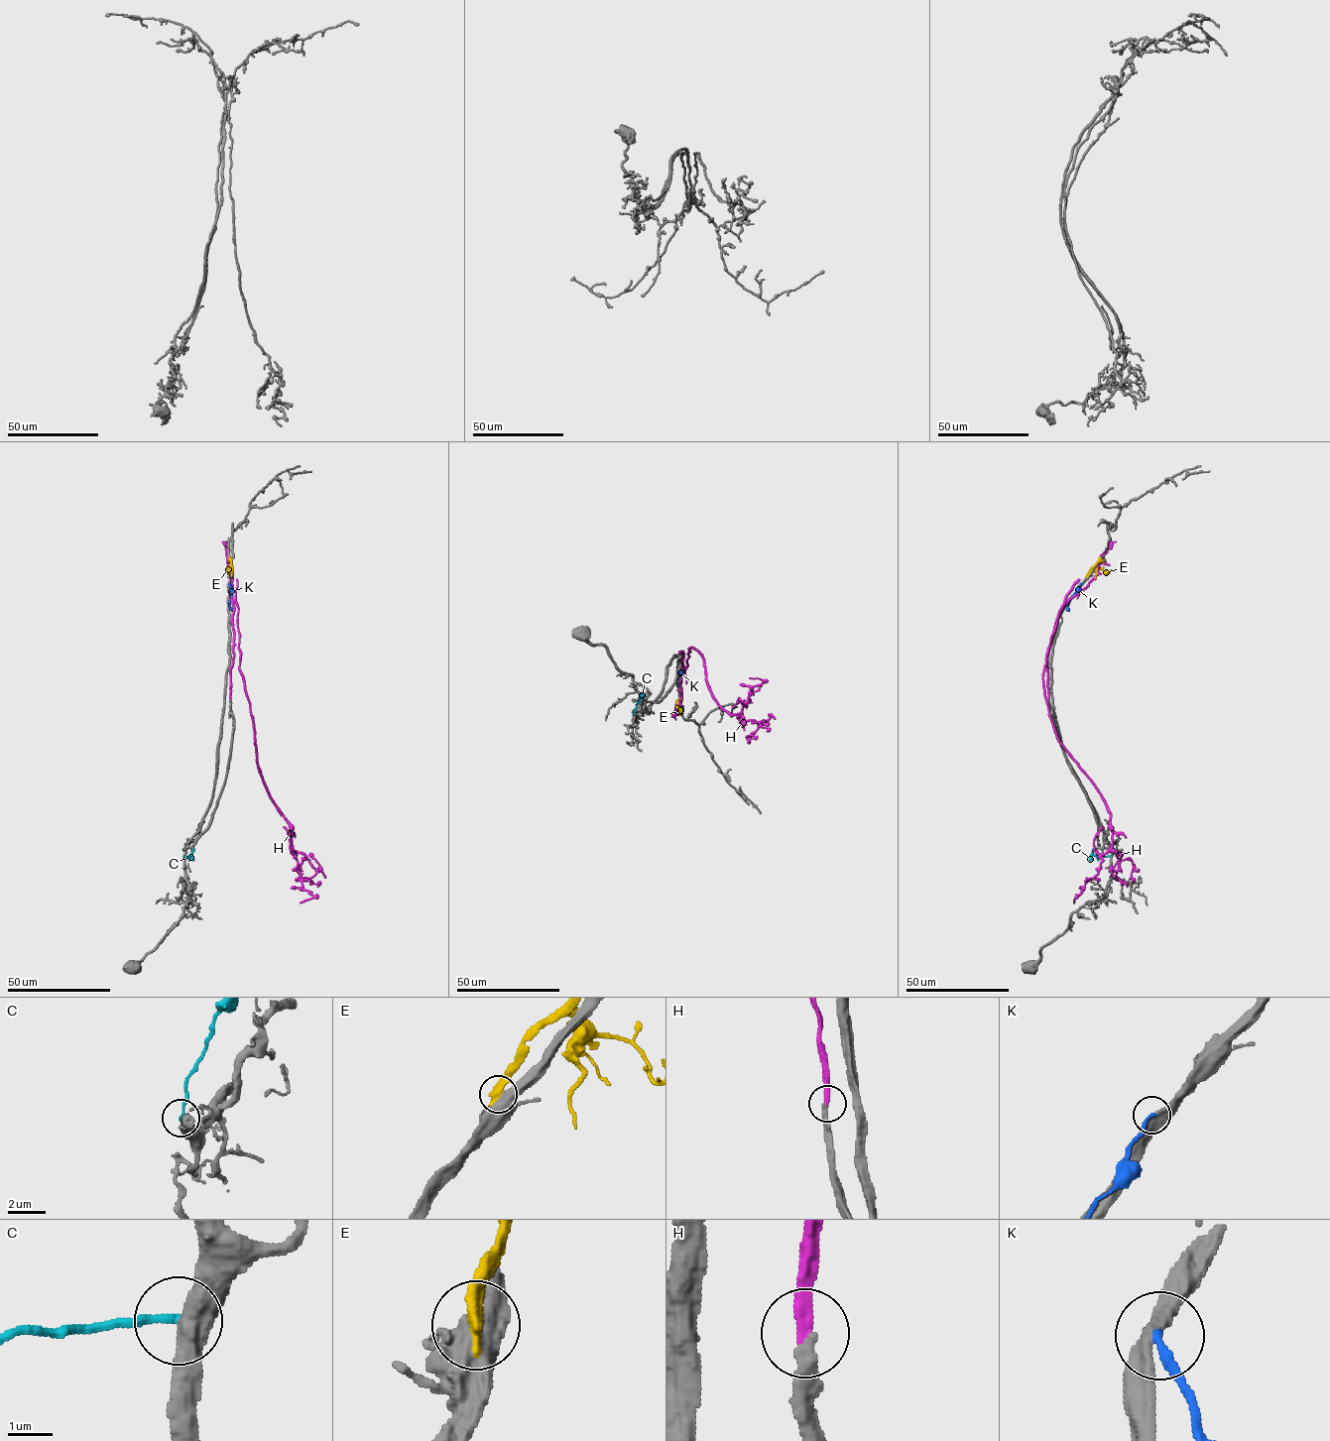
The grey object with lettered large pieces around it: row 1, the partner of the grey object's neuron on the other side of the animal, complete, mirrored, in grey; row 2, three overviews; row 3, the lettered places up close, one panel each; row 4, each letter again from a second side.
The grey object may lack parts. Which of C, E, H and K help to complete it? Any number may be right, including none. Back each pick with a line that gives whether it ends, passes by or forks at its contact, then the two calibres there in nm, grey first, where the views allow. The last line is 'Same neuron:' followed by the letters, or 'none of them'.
H: it ends | 280/340 nm
Same neuron: H

